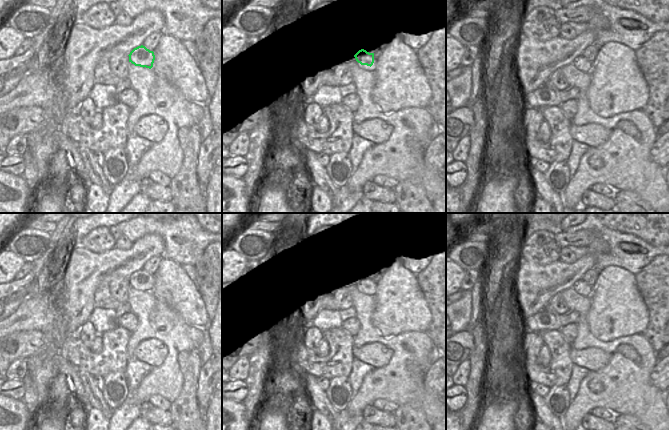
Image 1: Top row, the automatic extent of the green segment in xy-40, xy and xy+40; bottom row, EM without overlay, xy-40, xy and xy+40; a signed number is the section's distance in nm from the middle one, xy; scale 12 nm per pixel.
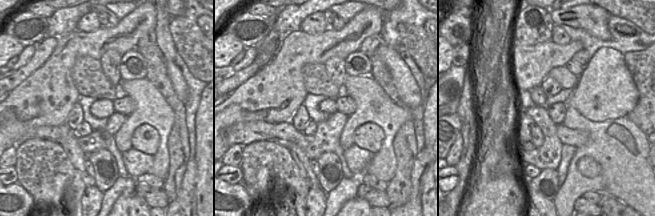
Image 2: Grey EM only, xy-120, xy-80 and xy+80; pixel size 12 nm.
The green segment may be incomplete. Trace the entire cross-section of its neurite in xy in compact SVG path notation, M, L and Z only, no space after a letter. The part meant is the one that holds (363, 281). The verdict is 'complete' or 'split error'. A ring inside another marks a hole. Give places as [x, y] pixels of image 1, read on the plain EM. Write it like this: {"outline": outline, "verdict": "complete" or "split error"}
{"outline": "M361 273L349 285L350 288L358 289L360 292L370 292L374 287L374 277Z", "verdict": "split error"}

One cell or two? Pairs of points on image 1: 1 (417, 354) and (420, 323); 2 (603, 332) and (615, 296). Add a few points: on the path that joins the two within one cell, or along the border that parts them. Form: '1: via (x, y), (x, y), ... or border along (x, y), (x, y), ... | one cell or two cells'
1: border along (425, 331), (404, 331), (396, 335) | two cells
2: via (607, 323), (608, 318), (615, 311), (615, 305) | one cell

